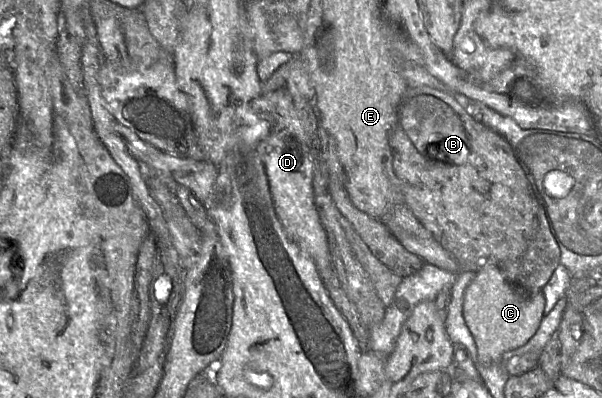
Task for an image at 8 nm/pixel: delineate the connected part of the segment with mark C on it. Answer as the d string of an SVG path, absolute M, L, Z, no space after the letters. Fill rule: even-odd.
M487 266L476 273L464 292L463 317L477 346L478 362L482 365L499 363L503 356L528 342L543 318L545 298L542 292L528 293L509 282L500 266Z

